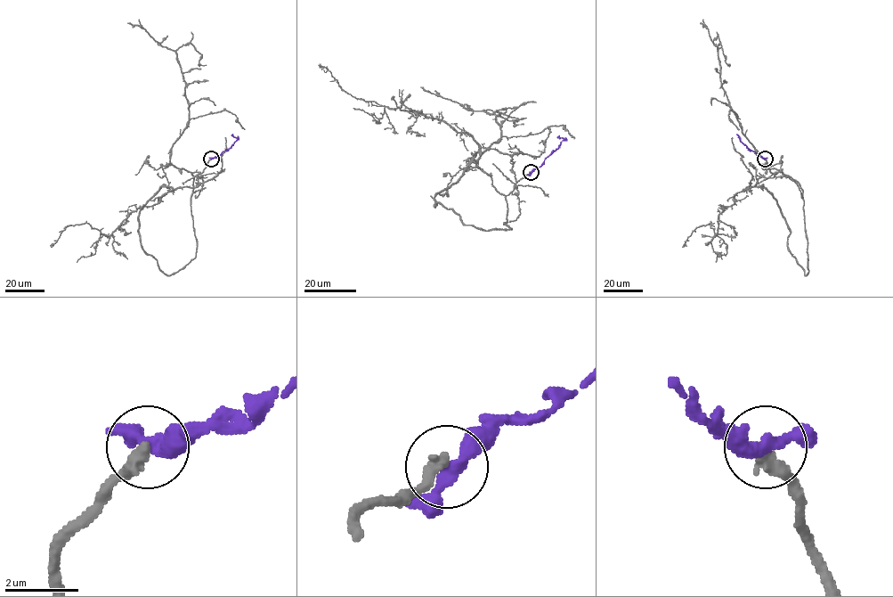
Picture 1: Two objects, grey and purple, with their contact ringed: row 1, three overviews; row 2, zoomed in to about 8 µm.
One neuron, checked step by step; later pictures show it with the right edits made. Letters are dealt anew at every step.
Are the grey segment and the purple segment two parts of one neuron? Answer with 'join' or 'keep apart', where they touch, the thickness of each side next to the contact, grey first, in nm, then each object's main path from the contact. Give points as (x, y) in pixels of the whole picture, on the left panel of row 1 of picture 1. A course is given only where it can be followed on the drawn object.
keep apart; at (211, 159); 380 nm thick on the grey side, 320 nm on the other; grey runs (211, 158), (177, 271), (138, 233), (169, 186), (110, 235), (69, 225), (52, 247); purple runs (211, 158), (231, 146), (237, 139), (232, 134)

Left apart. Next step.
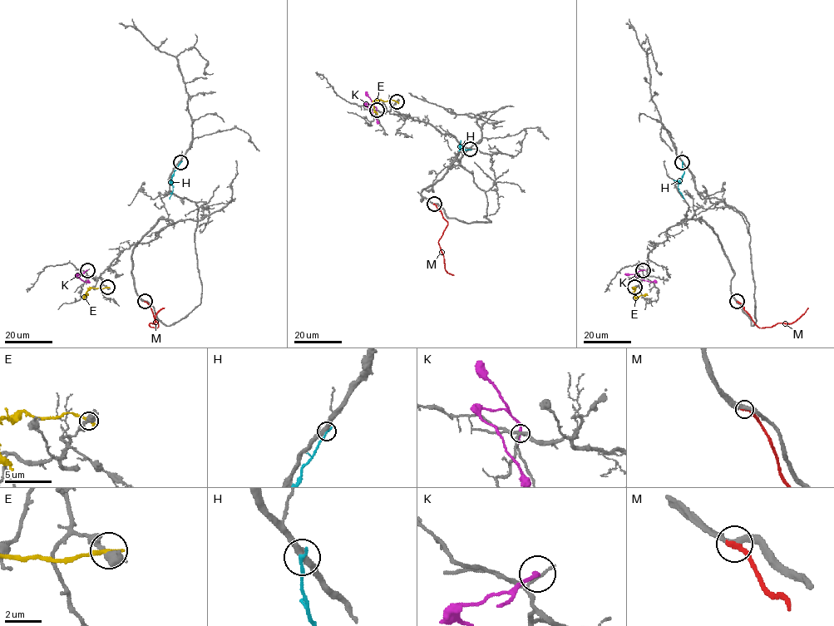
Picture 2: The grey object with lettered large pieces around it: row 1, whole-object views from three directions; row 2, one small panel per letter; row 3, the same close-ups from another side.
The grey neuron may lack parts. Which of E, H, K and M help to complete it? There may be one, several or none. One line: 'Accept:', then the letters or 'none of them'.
Accept: M

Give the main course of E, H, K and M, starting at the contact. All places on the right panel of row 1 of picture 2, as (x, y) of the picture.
E: (634, 287), (632, 288), (634, 296), (648, 295)
H: (682, 162), (683, 174), (678, 187), (683, 199)
K: (643, 270), (637, 272), (642, 280), (657, 283)
M: (737, 301), (760, 327), (794, 322), (808, 308)

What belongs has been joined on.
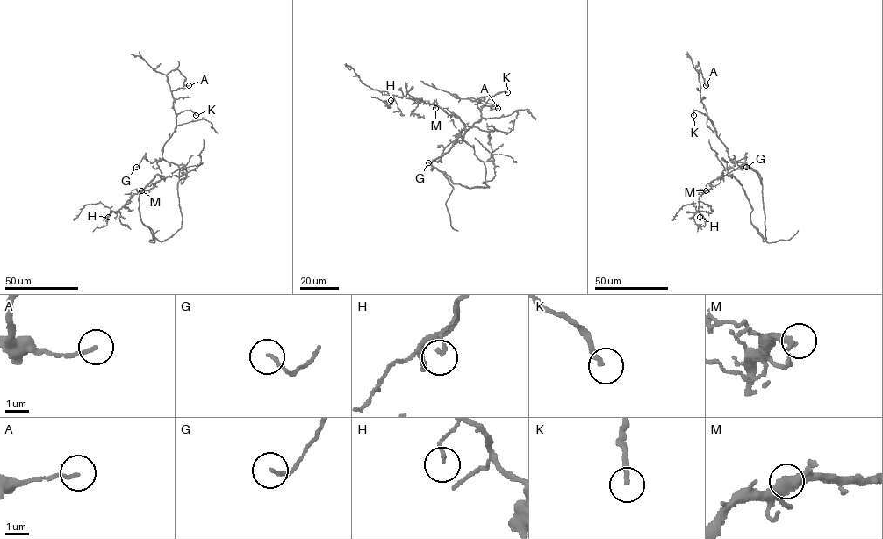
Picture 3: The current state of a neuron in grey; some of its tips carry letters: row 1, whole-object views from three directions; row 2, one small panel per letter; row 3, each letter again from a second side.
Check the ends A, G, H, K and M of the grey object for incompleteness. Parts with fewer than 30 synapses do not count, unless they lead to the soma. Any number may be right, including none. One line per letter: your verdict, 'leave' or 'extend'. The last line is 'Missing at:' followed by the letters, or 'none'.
A: leave
G: leave
H: leave
K: leave
M: leave
Missing at: none

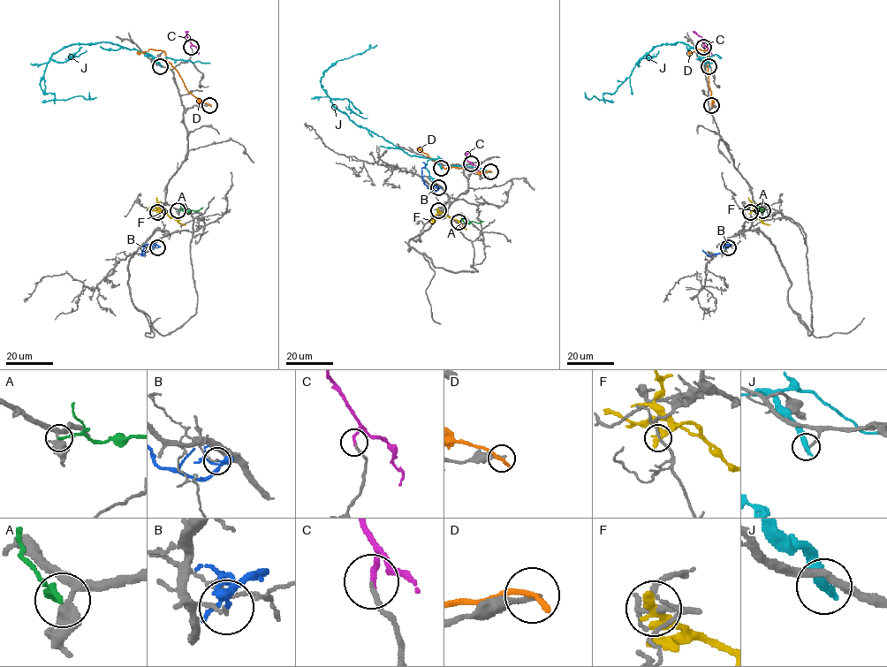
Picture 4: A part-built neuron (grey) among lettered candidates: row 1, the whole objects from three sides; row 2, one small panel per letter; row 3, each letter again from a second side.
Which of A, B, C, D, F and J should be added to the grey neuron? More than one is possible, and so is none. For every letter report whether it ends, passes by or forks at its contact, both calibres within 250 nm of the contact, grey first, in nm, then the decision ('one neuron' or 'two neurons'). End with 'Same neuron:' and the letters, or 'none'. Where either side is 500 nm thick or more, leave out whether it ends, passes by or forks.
A: it ends; calibres 400 and 190 nm; two neurons
B: it ends; calibres 110 and 280 nm; two neurons
C: it ends; calibres 150 and 190 nm; one neuron
D: it ends; calibres 220 and 280 nm; two neurons
F: it ends; calibres 190 and 420 nm; two neurons
J: it ends; calibres 220 and 420 nm; two neurons
Same neuron: C

